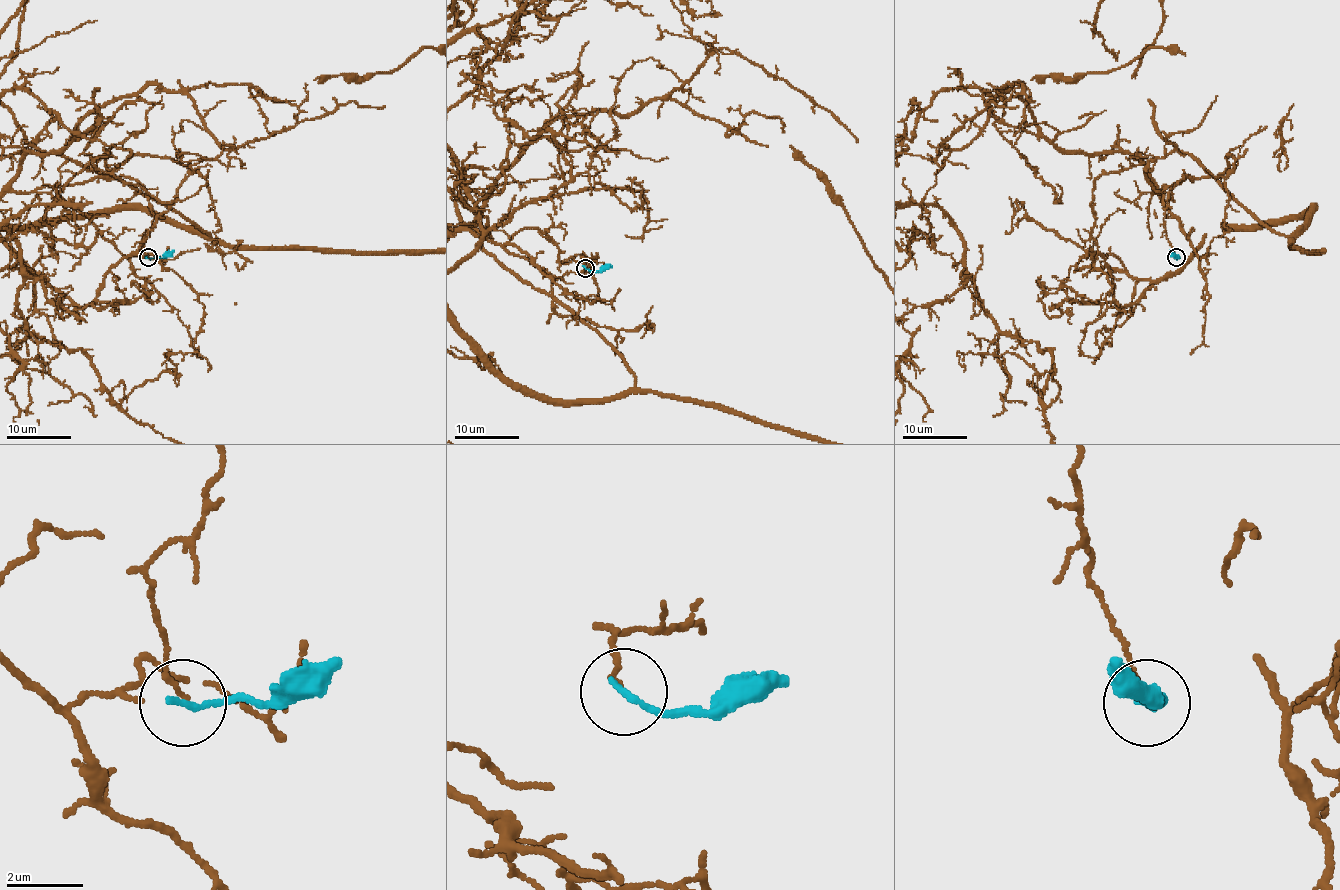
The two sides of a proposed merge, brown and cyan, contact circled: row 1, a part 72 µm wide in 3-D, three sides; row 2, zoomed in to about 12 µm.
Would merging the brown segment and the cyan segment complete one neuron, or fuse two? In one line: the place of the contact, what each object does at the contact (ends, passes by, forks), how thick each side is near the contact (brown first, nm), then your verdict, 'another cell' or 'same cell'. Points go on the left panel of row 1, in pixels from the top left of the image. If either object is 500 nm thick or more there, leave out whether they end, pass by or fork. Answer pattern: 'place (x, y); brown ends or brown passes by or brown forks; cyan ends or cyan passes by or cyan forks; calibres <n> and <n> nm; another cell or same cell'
place (148, 257); brown ends; cyan ends; calibres 110 and 170 nm; another cell

